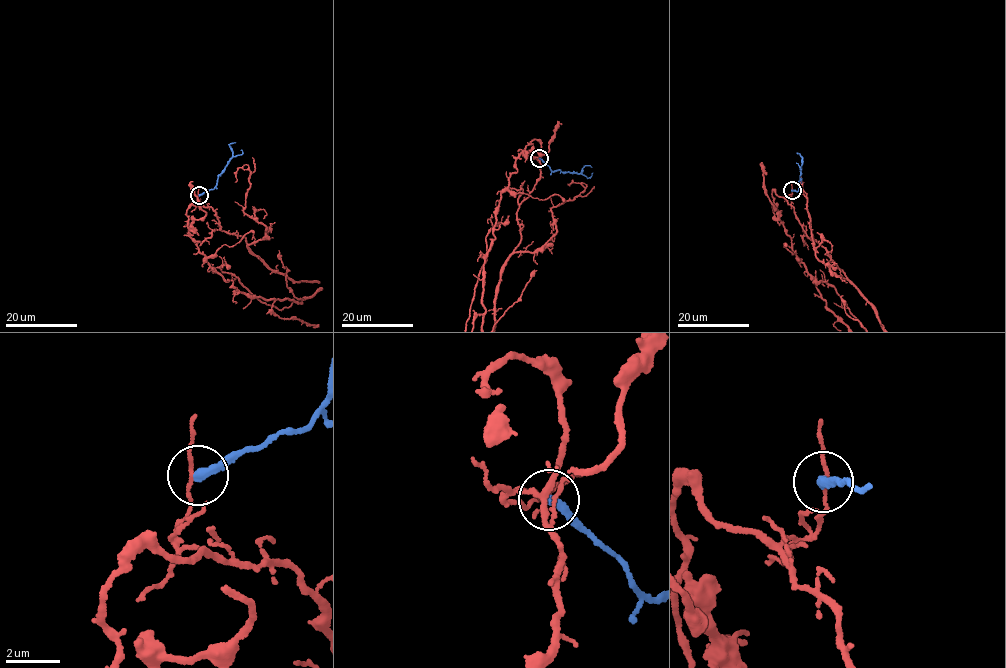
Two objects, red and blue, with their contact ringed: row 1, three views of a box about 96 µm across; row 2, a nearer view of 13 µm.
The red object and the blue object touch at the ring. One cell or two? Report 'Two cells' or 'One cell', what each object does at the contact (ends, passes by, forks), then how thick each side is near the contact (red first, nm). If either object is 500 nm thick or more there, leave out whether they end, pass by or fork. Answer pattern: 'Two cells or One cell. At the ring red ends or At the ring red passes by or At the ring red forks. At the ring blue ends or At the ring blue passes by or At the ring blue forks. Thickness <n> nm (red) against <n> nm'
Two cells. At the ring red passes by. At the ring blue ends. Thickness 110 nm (red) against 340 nm

